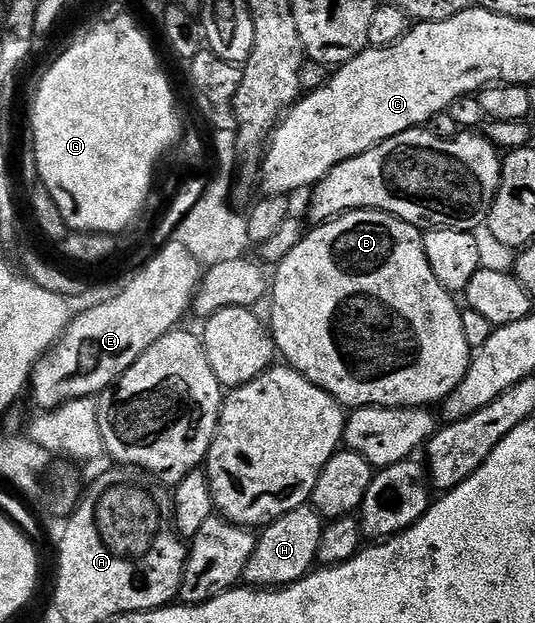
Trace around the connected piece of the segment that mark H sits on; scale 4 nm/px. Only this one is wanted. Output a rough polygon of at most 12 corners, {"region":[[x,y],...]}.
{"region":[[310,505],[269,524],[242,574],[277,589],[315,566],[323,526]]}

